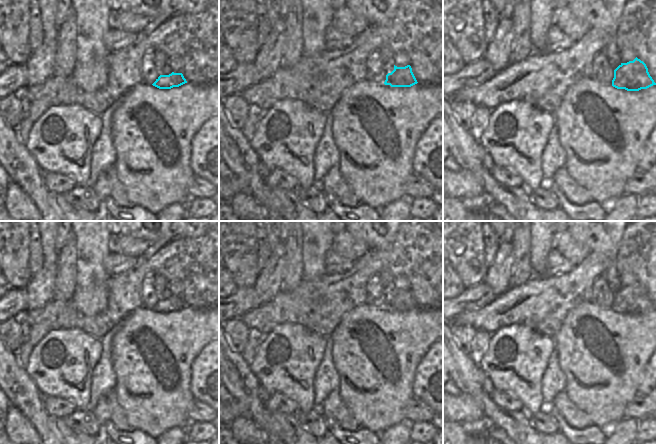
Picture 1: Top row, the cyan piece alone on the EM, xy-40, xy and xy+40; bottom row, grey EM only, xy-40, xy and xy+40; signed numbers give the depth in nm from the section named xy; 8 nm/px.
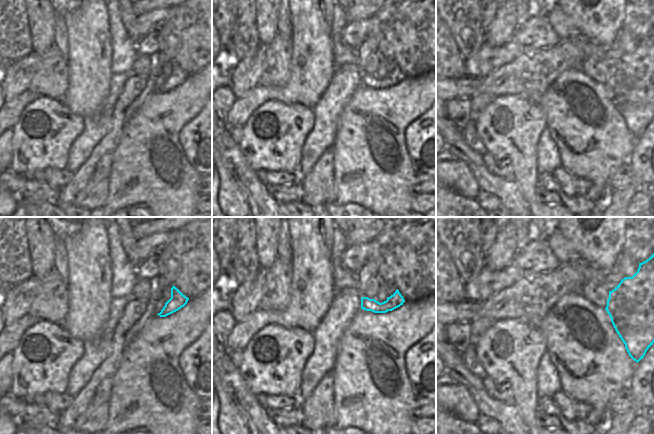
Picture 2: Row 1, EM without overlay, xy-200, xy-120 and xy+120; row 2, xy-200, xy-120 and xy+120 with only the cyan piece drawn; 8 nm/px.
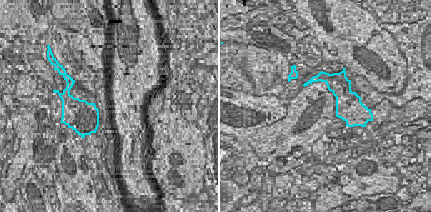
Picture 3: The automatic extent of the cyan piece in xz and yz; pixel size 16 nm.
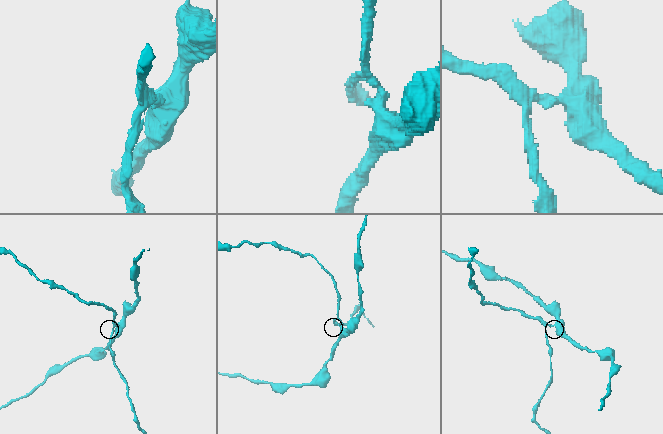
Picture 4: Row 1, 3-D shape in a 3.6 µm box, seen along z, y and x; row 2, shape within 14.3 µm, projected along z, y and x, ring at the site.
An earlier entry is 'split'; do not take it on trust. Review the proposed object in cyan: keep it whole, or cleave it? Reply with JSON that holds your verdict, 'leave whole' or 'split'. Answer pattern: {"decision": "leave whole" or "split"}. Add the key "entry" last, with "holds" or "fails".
{"decision": "split", "entry": "holds"}

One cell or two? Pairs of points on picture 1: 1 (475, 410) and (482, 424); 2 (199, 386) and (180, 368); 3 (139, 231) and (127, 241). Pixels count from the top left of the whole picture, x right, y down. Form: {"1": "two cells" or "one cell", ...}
{"1": "two cells", "2": "two cells", "3": "two cells"}

